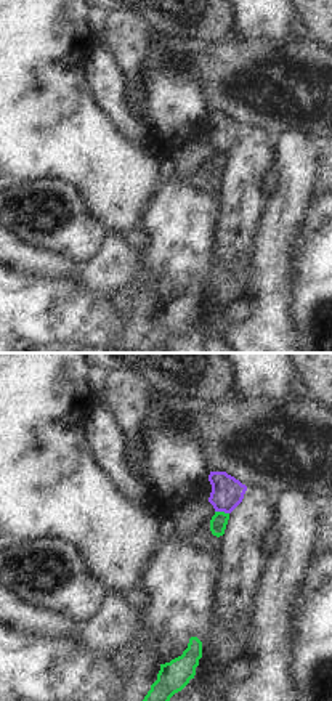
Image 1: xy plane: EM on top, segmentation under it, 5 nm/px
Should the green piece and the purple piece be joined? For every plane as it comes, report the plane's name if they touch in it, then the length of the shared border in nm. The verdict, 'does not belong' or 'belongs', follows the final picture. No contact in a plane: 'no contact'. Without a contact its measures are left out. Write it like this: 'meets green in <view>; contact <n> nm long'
meets green in xy; contact 70 nm long

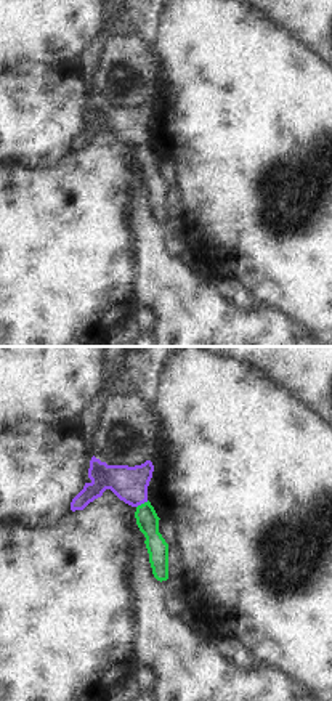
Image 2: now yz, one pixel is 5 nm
meets green in yz; contact 70 nm long

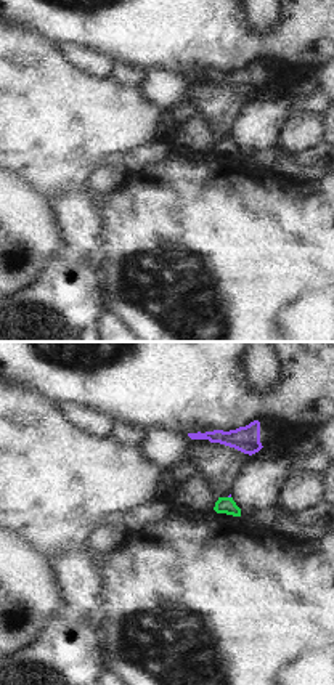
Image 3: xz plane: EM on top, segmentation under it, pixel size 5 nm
no contact

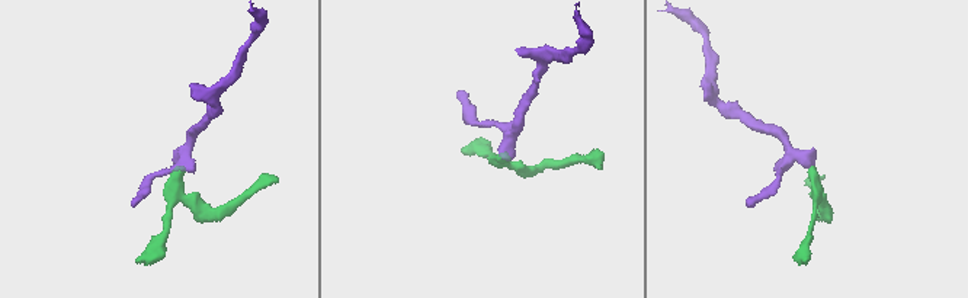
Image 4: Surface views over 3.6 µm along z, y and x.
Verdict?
does not belong

